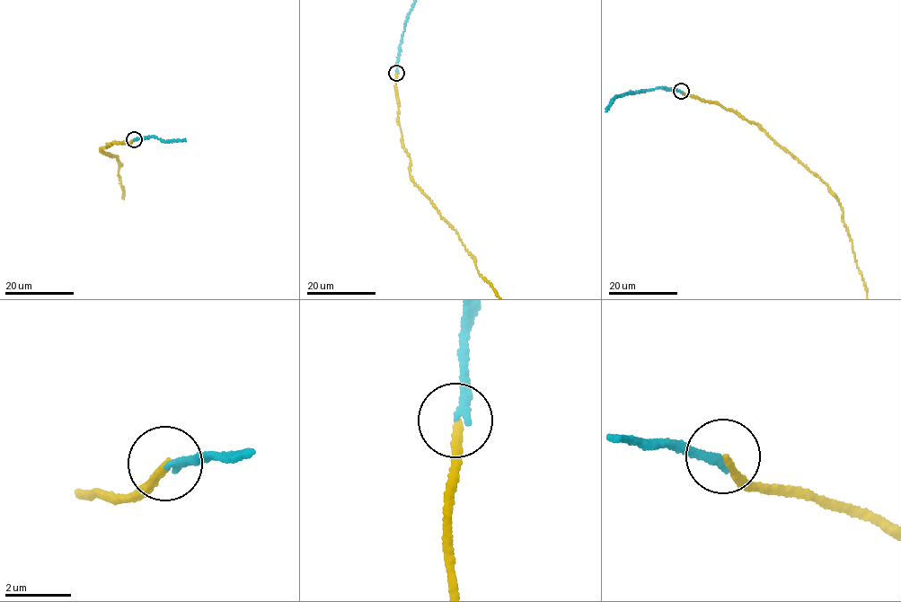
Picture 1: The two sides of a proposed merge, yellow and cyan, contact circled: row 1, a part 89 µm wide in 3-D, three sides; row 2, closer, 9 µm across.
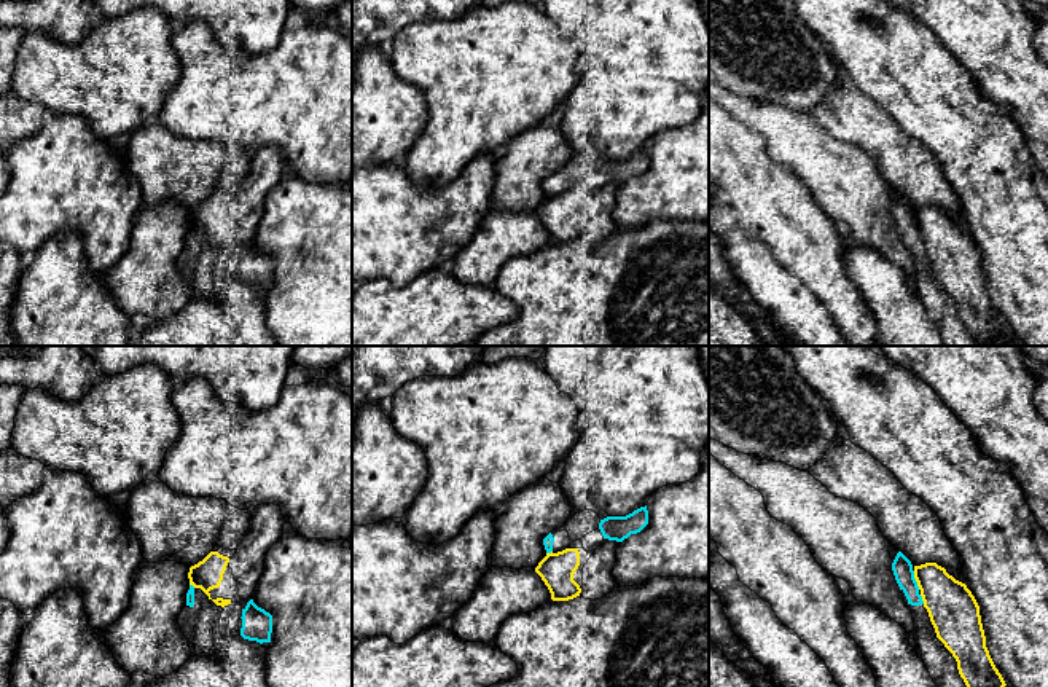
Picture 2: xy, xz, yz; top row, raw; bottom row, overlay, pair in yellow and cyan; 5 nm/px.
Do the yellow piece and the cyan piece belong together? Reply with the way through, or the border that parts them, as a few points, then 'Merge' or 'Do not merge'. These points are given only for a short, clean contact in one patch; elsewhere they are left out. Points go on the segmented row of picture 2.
Boundary: yz (913, 571), (919, 588). Do not merge

